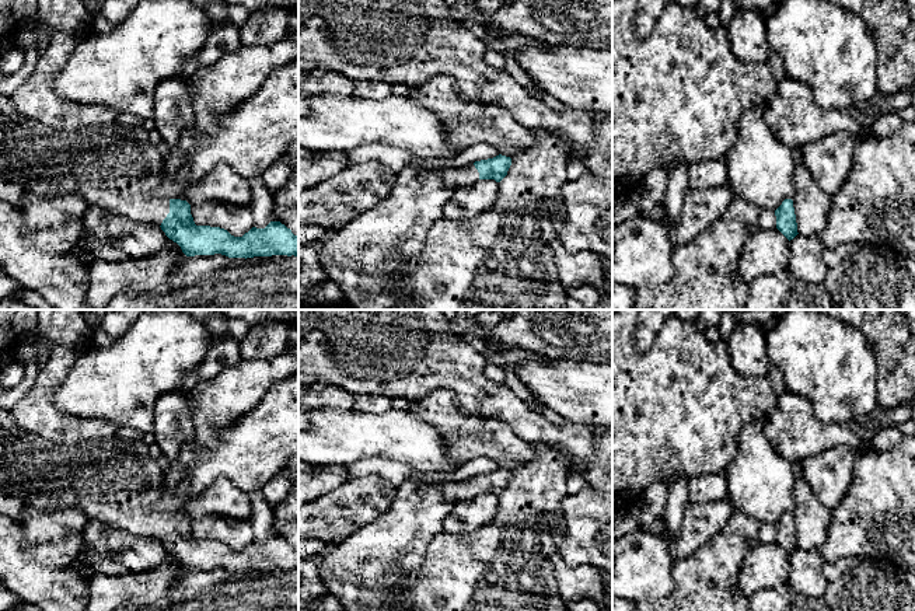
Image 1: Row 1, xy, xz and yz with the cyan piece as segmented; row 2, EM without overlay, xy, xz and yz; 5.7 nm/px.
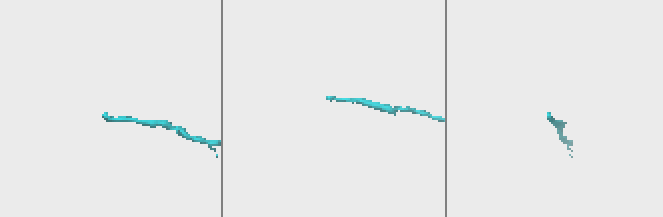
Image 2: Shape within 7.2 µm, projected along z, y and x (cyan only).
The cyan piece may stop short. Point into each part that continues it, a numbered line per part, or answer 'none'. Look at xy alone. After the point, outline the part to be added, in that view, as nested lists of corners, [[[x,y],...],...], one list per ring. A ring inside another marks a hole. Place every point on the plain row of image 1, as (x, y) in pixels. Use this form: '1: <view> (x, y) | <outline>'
1: xy (114, 481) | [[[0,409],[0,513],[3,513],[4,516],[13,520],[17,520],[25,507],[31,507],[36,510],[77,507],[85,512],[87,520],[98,520],[109,527],[116,527],[133,535],[153,537],[156,540],[161,540],[163,534],[170,527],[170,513],[147,513],[146,509],[160,497],[163,481],[164,481],[165,471],[168,469],[168,464],[170,464],[170,460],[167,460],[165,457],[160,460],[151,458],[149,454],[149,446],[144,444],[142,440],[128,441],[116,434],[94,437],[91,440],[80,441],[77,444],[55,443],[38,434],[31,434],[21,430],[14,425],[10,412]]]

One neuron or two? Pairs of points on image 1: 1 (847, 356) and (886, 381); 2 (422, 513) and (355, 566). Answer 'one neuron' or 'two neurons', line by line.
1: two neurons
2: one neuron

